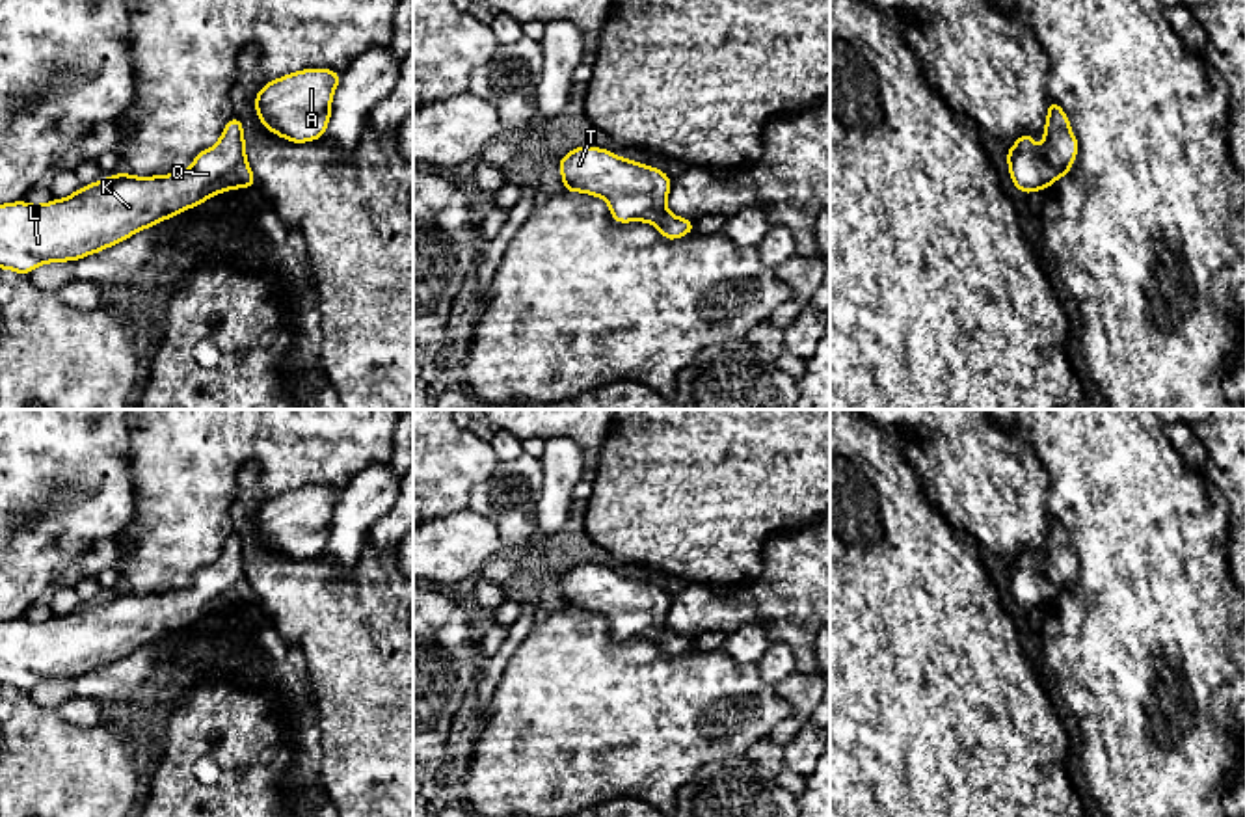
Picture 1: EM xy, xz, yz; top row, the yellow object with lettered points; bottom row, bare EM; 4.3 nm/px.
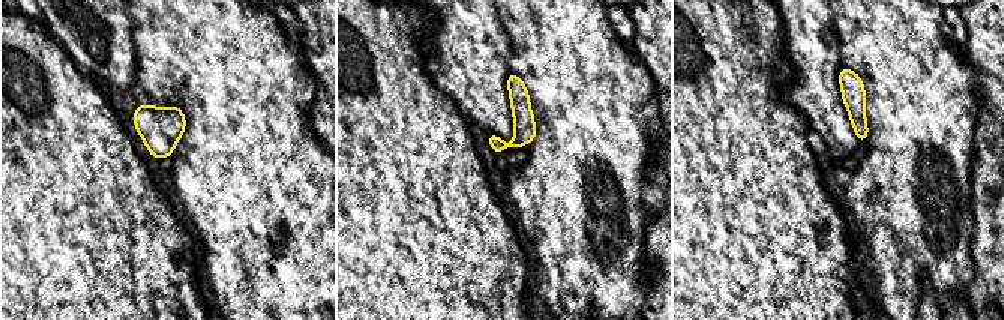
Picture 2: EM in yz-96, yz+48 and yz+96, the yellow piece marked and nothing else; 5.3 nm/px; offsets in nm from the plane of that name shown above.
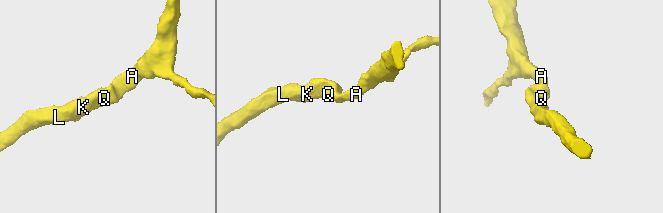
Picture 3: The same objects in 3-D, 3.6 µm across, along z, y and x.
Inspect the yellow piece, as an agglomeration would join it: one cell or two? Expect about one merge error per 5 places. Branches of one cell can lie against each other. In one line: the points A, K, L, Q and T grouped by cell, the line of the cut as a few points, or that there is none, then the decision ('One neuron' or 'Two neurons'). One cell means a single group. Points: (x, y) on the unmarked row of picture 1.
Groups: A K L Q T. No split. One neuron

